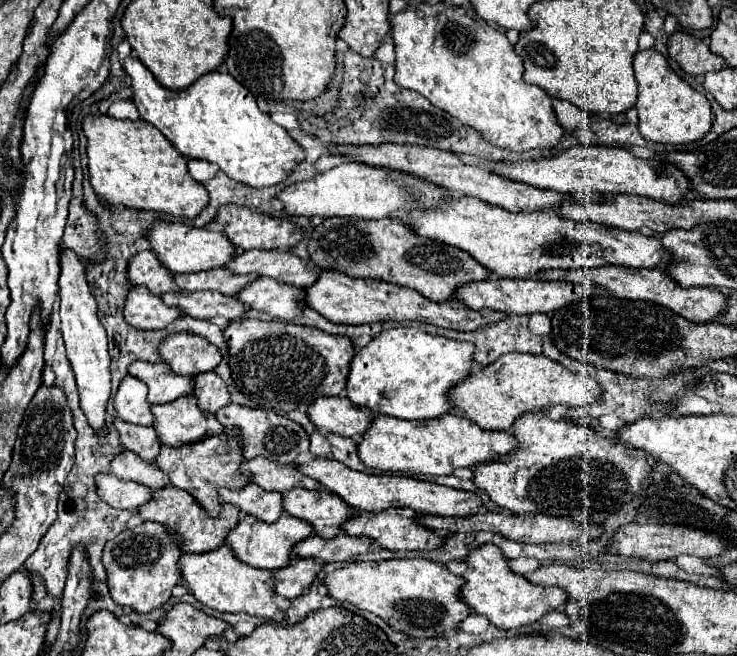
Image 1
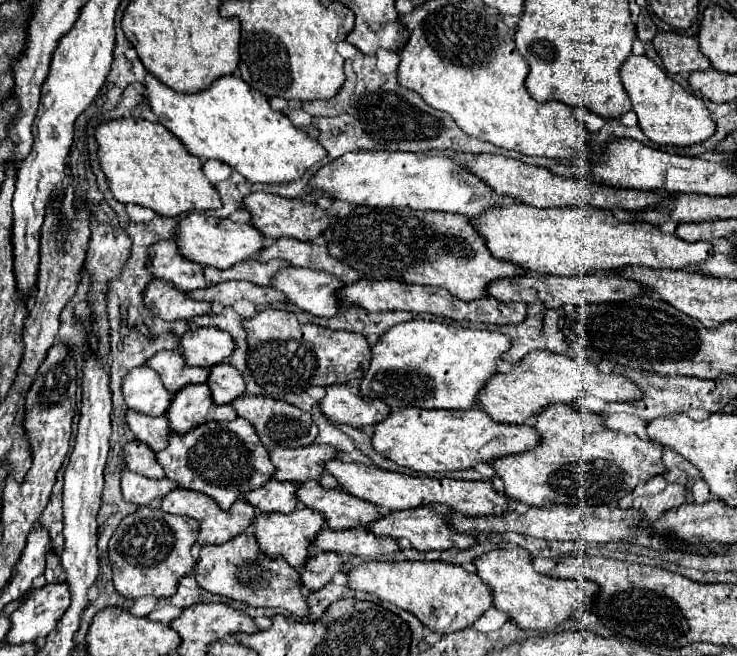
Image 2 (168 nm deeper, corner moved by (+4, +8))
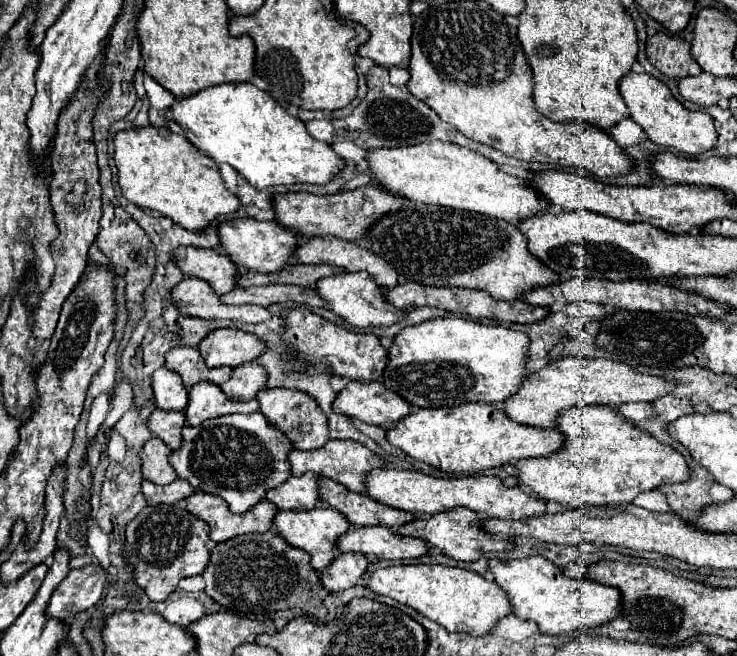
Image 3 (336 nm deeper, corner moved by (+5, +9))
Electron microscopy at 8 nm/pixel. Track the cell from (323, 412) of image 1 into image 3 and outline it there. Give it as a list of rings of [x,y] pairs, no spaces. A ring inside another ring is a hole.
[[[352,380],[344,388],[336,402],[334,410],[358,418],[368,424],[380,426],[380,422],[396,422],[410,414],[410,404],[398,394],[386,390],[380,382],[356,382]]]

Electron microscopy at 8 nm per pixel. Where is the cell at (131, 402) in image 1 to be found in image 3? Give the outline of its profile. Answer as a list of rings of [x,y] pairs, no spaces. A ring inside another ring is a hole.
[[[160,368],[152,374],[152,388],[156,406],[162,410],[184,410],[188,404],[188,390],[182,384],[180,374]]]

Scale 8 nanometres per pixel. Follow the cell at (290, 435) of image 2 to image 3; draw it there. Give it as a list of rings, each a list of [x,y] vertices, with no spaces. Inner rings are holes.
[[[266,388],[256,398],[260,402],[260,412],[288,436],[288,440],[292,442],[292,446],[296,450],[308,452],[308,450],[322,448],[328,442],[328,438],[330,438],[328,436],[328,418],[310,394],[300,392],[300,390],[288,390],[288,388]]]

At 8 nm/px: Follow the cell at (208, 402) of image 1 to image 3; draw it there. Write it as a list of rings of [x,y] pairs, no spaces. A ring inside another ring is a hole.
[[[246,362],[234,368],[232,378],[222,384],[222,390],[232,400],[254,400],[256,394],[266,388],[266,382],[266,370],[256,362]]]

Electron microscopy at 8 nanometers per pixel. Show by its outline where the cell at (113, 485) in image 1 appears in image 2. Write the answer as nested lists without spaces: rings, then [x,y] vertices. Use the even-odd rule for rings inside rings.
[[[127,469],[121,471],[121,493],[123,499],[135,505],[143,505],[149,503],[153,499],[159,499],[161,495],[173,491],[173,487],[177,487],[177,483],[173,483],[171,479],[163,477],[163,479],[147,479],[141,475],[135,475]]]

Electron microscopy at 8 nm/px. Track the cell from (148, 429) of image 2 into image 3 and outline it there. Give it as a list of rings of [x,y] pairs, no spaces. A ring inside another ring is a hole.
[[[154,410],[148,418],[148,428],[164,440],[172,450],[178,450],[182,446],[182,428],[186,426],[184,412],[174,410]]]

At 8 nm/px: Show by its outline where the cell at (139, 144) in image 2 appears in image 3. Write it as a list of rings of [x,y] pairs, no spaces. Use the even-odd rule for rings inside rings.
[[[154,126],[122,130],[116,132],[114,146],[120,190],[136,206],[160,212],[190,232],[204,232],[218,216],[238,212],[240,200],[226,188],[218,164],[202,154],[184,134]]]

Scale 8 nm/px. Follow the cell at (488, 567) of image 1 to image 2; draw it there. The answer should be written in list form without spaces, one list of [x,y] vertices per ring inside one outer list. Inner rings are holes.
[[[513,547],[511,551],[493,549],[477,557],[473,563],[477,567],[477,575],[493,591],[495,609],[509,613],[511,621],[521,629],[553,629],[555,625],[565,621],[573,611],[591,607],[591,601],[597,595],[597,585],[591,581],[555,579],[537,573],[531,565],[531,555],[521,547]]]

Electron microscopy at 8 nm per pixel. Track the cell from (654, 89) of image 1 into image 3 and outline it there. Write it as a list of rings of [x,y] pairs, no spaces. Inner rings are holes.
[[[630,72],[620,80],[620,96],[624,98],[630,118],[642,126],[642,130],[648,134],[648,138],[658,146],[670,146],[678,152],[696,156],[706,150],[710,150],[716,144],[716,130],[714,122],[706,112],[692,112],[684,108],[670,92],[666,84],[662,84],[658,78],[650,74],[636,74]]]

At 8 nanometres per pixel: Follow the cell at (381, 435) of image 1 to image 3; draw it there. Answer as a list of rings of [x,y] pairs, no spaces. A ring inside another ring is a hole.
[[[460,404],[454,408],[420,408],[392,428],[388,442],[438,470],[452,474],[478,474],[482,470],[514,464],[524,458],[542,458],[564,446],[560,430],[530,428],[510,420],[494,404]]]

